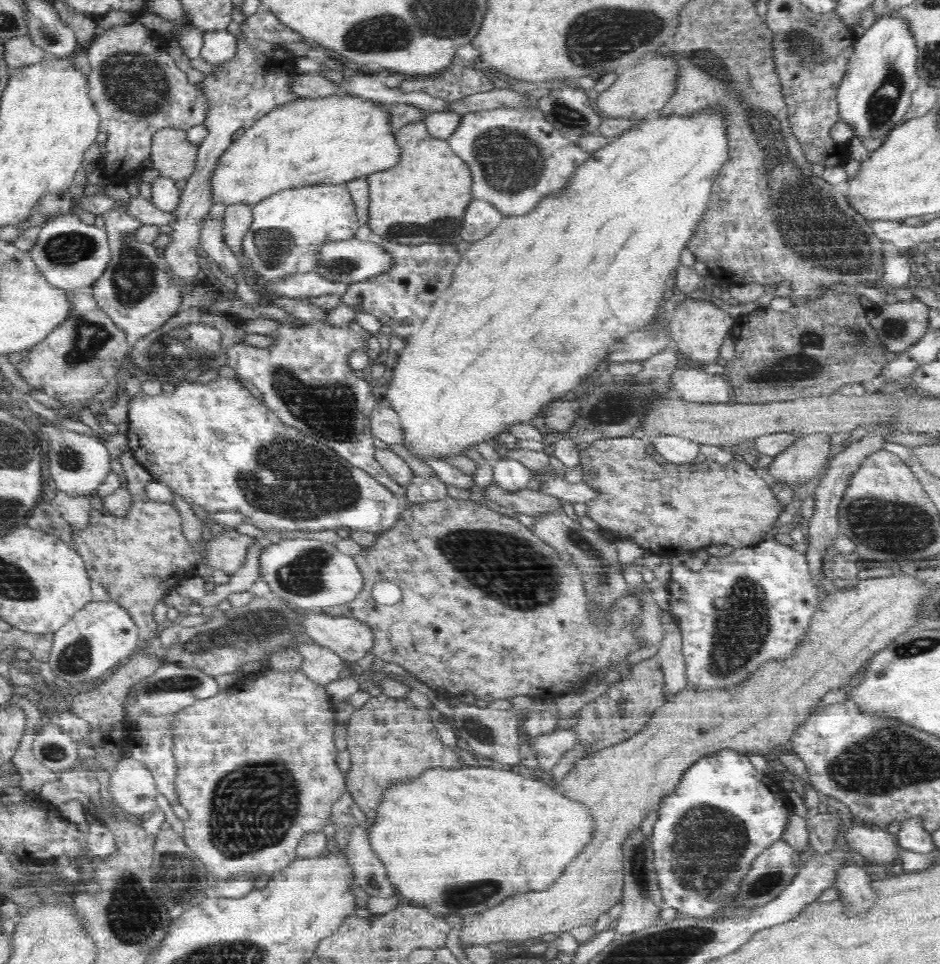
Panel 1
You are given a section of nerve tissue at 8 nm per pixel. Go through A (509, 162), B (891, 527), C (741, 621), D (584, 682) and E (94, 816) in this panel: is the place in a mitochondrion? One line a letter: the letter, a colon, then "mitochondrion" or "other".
A: mitochondrion
B: mitochondrion
C: mitochondrion
D: other
E: other

